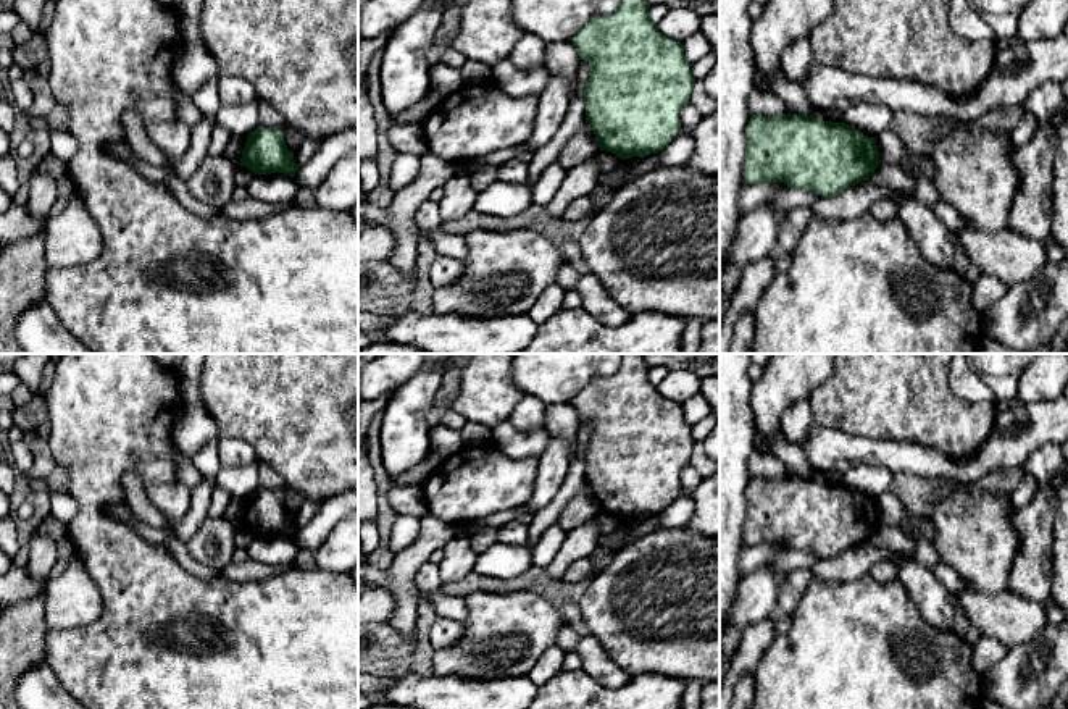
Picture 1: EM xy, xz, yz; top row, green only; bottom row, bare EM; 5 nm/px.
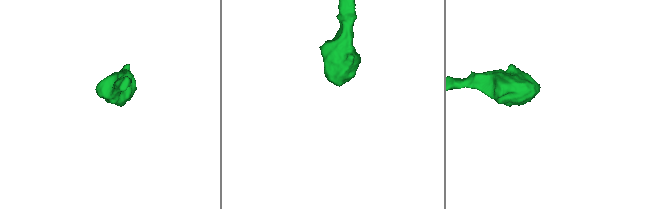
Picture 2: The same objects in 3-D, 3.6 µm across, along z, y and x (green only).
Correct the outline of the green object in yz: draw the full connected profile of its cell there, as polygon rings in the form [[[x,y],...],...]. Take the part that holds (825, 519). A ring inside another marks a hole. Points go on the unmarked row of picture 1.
[[[752,476],[747,486],[745,546],[784,544],[831,559],[868,543],[879,528],[876,499],[813,476]]]

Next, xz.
[[[624,354],[620,368],[607,380],[592,380],[573,401],[579,420],[590,428],[586,485],[600,512],[621,522],[661,514],[679,496],[679,473],[689,465],[695,441],[681,404],[663,397],[649,380],[642,354]]]

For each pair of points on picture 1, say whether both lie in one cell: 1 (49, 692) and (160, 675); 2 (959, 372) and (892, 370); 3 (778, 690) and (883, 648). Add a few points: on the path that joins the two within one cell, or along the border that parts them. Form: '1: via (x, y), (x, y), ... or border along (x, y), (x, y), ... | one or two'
1: border along (44, 662), (68, 692) | two
2: border along (947, 370), (947, 386), (959, 398), (973, 401) | two
3: via (804, 690), (841, 690), (857, 674) | one

